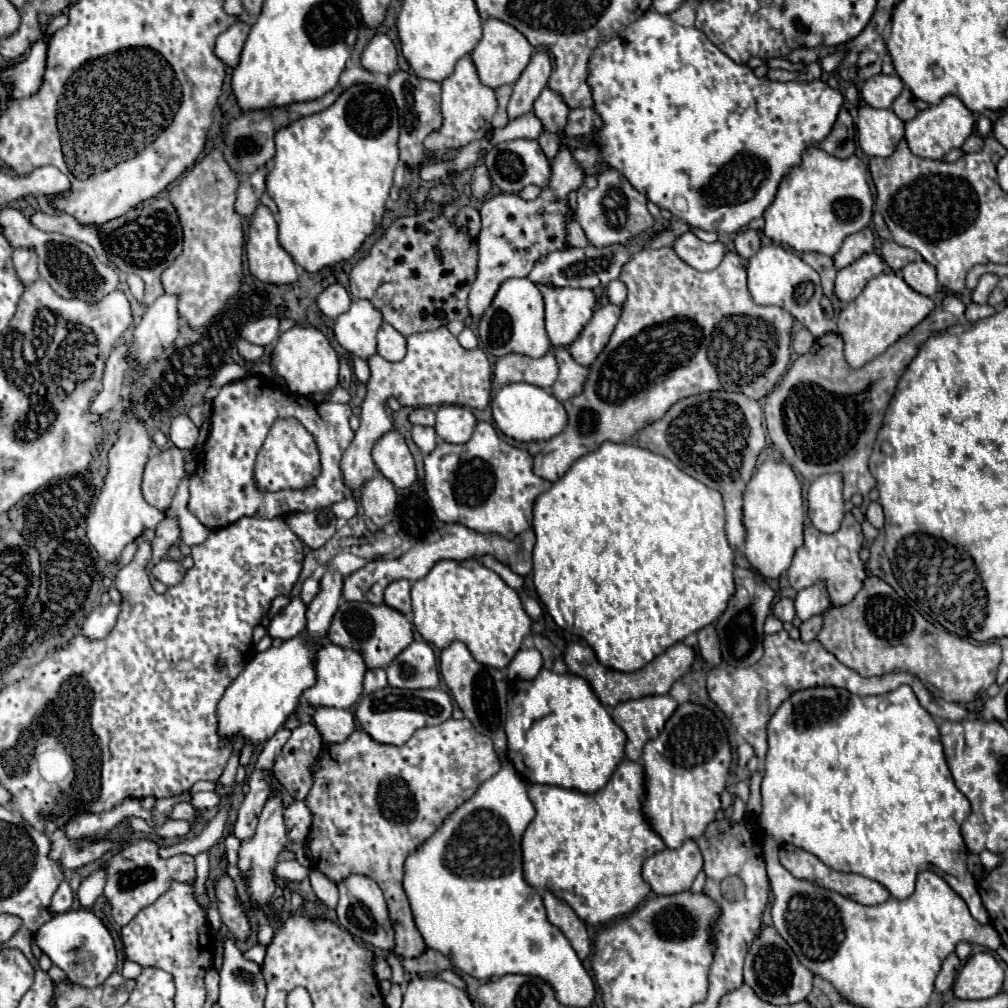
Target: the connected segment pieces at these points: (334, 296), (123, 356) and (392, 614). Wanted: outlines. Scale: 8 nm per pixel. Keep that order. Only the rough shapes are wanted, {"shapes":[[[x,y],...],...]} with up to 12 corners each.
{"shapes":[[[341,284],[327,286],[317,304],[329,318],[349,310],[351,298]],[[121,342],[107,358],[103,390],[93,402],[101,416],[119,400],[129,346]],[[341,600],[327,634],[387,668],[413,642],[405,614]]]}

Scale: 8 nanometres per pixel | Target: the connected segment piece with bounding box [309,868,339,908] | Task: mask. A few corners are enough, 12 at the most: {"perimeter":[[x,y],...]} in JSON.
{"perimeter":[[321,870],[309,874],[317,898],[329,906],[337,906],[337,884]]}

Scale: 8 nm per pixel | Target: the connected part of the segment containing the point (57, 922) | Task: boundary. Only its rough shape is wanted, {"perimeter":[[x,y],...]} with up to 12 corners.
{"perimeter":[[89,910],[55,914],[33,944],[73,982],[69,954],[91,956],[97,982],[117,966],[115,942]]}

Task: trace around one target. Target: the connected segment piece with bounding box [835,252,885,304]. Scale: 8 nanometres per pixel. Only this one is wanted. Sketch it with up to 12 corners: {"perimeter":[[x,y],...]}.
{"perimeter":[[871,252],[837,272],[835,296],[855,300],[885,270]]}

